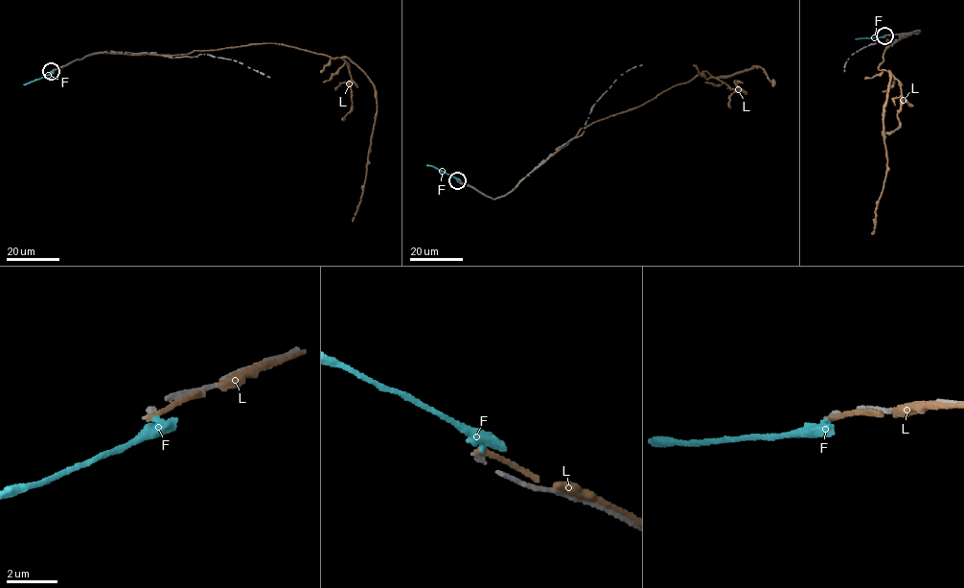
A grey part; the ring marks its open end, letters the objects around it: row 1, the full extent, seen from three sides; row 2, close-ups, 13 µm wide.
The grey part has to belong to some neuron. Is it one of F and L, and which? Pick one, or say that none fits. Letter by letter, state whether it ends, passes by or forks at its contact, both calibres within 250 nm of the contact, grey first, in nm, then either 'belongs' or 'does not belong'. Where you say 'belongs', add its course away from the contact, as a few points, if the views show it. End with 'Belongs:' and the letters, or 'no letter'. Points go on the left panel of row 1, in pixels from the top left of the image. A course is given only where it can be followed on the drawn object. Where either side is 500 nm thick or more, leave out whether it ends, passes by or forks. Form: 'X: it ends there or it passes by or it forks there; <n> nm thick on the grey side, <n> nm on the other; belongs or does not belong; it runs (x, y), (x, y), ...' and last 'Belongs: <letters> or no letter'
F: it ends there; 200 nm thick on the grey side, 480 nm on the other; does not belong
L: it ends there; 200 nm thick on the grey side, 190 nm on the other; does not belong
Belongs: no letter

